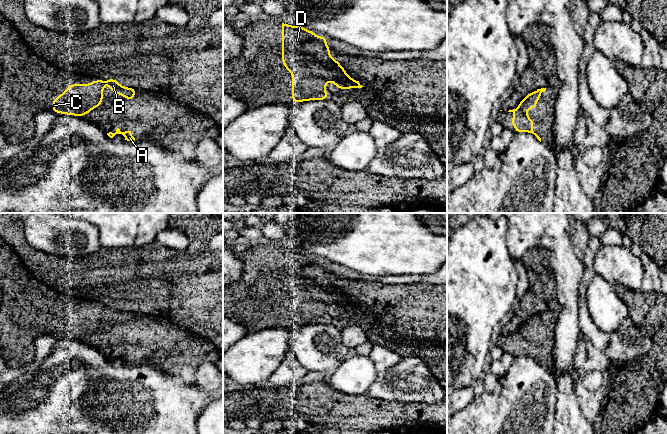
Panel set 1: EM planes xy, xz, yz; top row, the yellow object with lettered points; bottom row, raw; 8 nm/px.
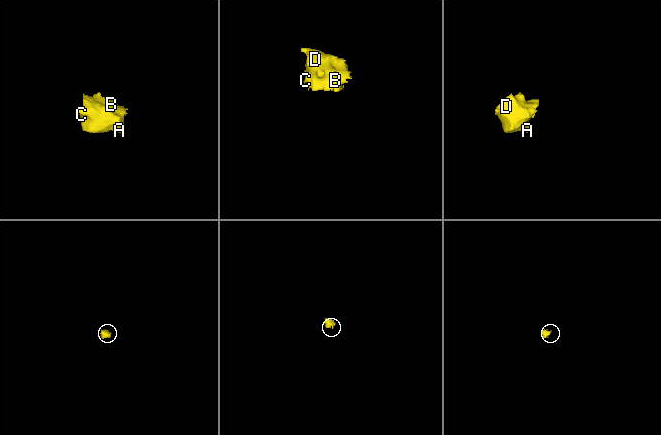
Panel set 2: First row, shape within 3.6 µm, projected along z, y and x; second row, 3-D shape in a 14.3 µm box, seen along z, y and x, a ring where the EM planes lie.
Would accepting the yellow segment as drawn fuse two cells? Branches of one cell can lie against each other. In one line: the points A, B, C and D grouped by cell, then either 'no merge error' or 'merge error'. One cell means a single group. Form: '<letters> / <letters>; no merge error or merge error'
A B C D; no merge error

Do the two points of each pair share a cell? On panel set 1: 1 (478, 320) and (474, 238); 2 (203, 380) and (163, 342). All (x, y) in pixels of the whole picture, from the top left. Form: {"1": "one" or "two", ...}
{"1": "one", "2": "two"}

